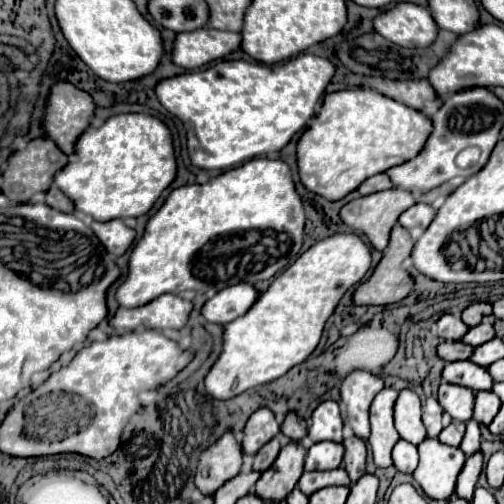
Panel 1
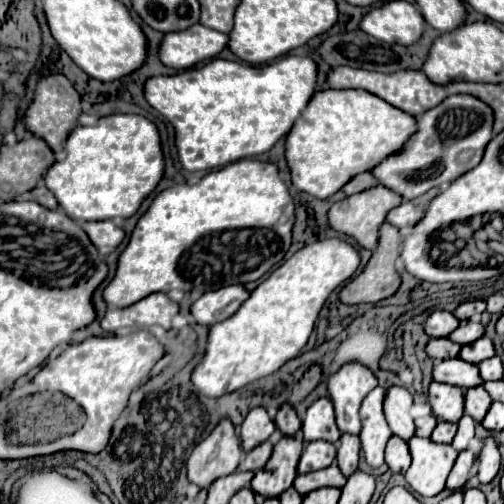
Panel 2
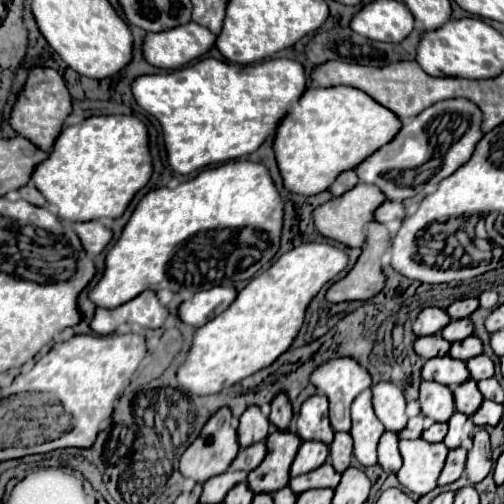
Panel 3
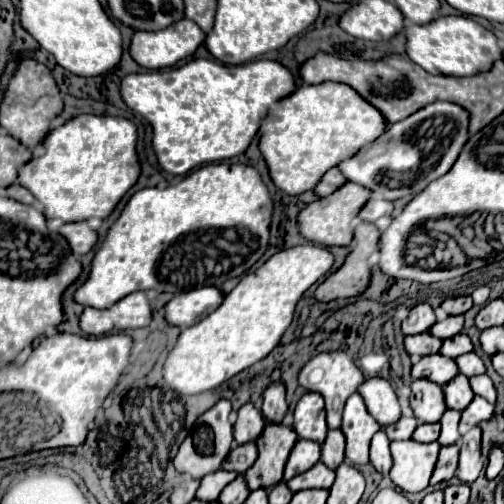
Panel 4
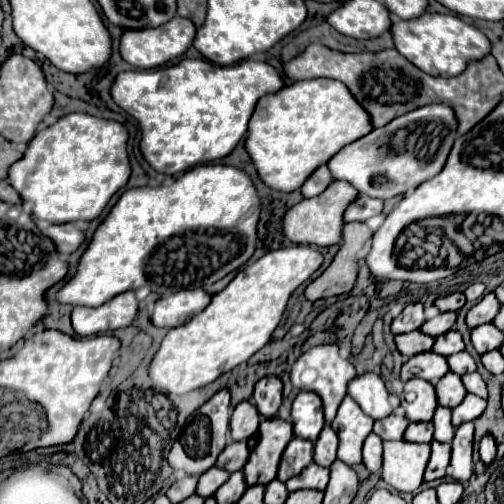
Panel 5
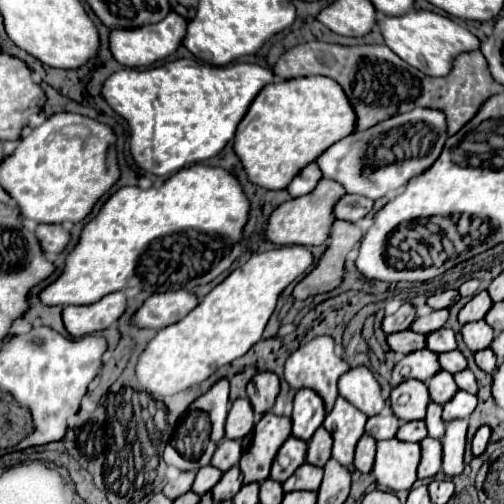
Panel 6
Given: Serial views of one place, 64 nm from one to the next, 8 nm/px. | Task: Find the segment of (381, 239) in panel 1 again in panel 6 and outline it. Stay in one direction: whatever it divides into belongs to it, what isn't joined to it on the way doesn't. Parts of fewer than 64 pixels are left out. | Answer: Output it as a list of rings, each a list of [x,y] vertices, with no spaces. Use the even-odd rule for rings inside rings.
[[[322,178],[320,184],[316,184],[314,192],[286,200],[270,214],[270,218],[266,220],[266,226],[264,226],[266,240],[272,244],[300,244],[300,246],[324,244],[328,238],[328,232],[330,232],[330,224],[334,220],[332,206],[342,194],[344,194],[344,188],[338,182]]]

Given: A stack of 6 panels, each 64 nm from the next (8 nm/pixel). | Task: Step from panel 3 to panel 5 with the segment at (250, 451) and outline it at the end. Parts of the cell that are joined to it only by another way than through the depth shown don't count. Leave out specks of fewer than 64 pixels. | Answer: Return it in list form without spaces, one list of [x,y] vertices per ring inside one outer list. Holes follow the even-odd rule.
[[[228,442],[224,452],[220,452],[216,466],[224,468],[226,472],[236,472],[242,470],[242,466],[248,460],[248,446],[246,442]]]

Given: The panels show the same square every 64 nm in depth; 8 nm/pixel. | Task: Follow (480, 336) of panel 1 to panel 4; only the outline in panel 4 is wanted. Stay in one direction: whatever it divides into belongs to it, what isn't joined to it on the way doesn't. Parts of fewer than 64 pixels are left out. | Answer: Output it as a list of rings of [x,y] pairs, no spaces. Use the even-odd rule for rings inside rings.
[[[448,316],[446,320],[438,320],[432,328],[430,328],[430,334],[432,336],[438,336],[438,338],[450,338],[450,336],[456,336],[462,332],[462,322],[464,318],[462,316]]]

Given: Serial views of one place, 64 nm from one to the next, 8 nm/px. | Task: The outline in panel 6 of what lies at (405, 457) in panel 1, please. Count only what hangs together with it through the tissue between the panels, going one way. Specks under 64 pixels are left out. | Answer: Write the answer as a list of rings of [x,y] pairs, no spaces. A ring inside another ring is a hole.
[[[362,436],[356,444],[356,460],[354,460],[354,468],[360,472],[370,472],[372,462],[374,462],[374,444],[376,440],[370,436]]]

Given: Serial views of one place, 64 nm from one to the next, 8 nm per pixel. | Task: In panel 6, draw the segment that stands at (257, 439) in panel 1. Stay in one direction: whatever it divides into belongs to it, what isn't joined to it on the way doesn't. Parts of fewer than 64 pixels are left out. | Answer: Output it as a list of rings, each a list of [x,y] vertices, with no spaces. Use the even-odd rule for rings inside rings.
[[[246,398],[234,400],[226,418],[226,438],[244,438],[254,426],[254,410]]]

